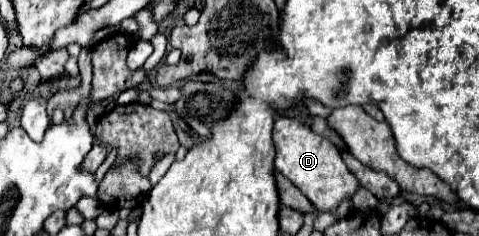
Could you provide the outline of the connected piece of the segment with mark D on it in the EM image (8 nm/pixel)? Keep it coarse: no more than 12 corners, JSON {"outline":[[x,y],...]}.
{"outline":[[298,119],[274,123],[276,171],[318,211],[358,191],[340,149]]}

